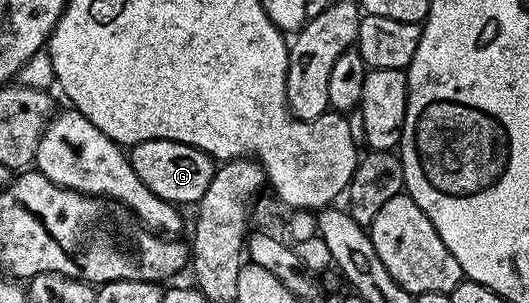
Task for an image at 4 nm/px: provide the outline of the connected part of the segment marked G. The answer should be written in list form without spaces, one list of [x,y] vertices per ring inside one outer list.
[[[164,138],[130,147],[129,157],[133,172],[141,176],[141,184],[145,184],[149,192],[161,196],[161,200],[172,204],[199,203],[201,196],[205,196],[205,188],[209,188],[209,184],[215,178],[217,169],[216,159],[201,152],[196,146]]]

